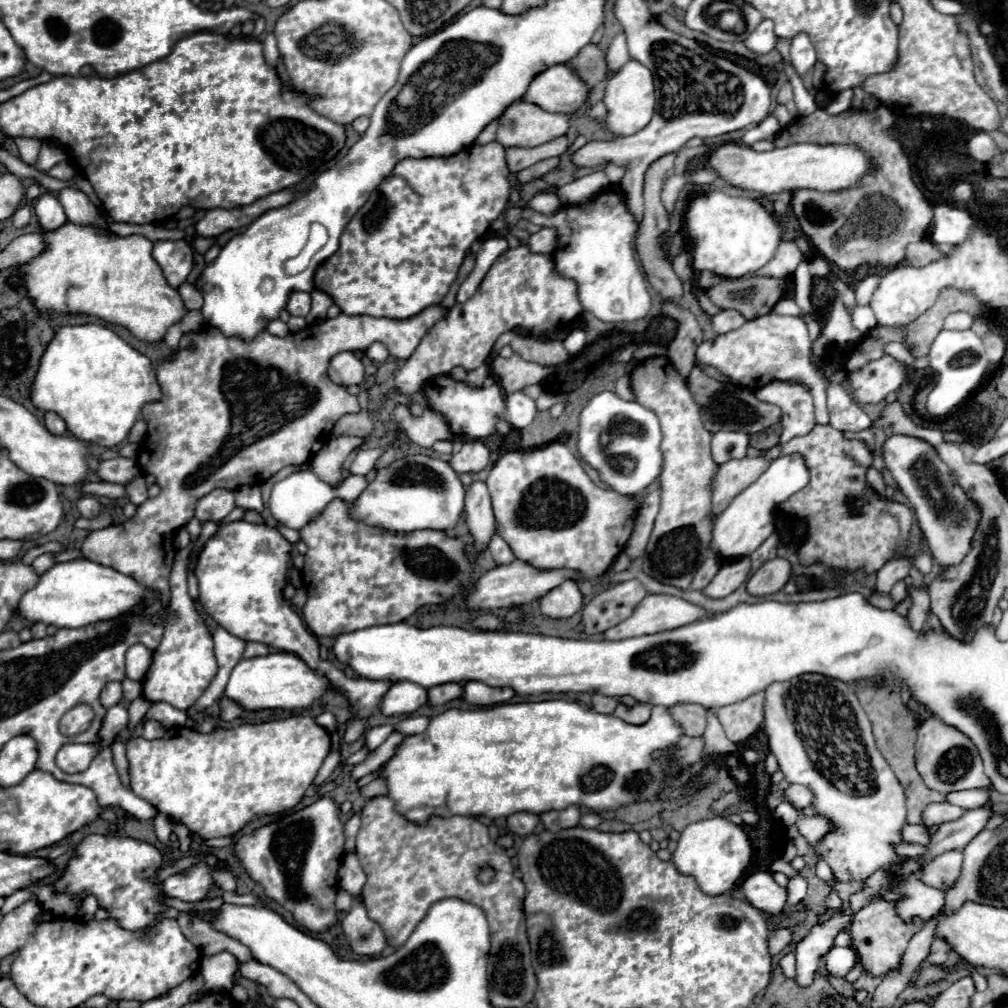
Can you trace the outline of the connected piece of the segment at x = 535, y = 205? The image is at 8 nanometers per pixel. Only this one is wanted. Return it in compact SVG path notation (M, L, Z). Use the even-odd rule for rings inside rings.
M542 193L527 203L529 208L543 214L551 214L561 206L561 202L555 193Z

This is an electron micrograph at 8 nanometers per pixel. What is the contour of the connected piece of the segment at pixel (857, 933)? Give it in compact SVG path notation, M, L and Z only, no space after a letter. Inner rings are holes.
M874 899L872 903L868 903L864 909L860 909L854 915L852 921L852 941L854 941L854 949L860 953L860 963L862 967L872 973L872 975L884 975L886 971L894 969L900 963L902 953L906 951L906 945L910 941L910 937L914 933L918 933L924 927L922 921L912 921L910 925L902 923L900 917L894 911L894 903L886 901L886 899Z

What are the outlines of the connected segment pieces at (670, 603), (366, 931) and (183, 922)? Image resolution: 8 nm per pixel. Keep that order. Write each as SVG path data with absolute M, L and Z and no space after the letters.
M648 595L640 601L636 611L628 619L624 619L624 623L610 627L604 633L604 639L628 639L648 633L660 633L688 625L706 615L708 613L702 607L692 605L680 597Z
M360 895L352 897L352 907L348 913L344 913L342 919L342 929L352 951L358 955L374 957L380 955L386 947L386 937L380 925L368 917Z
M180 913L178 925L180 925L182 933L186 935L186 939L202 951L202 955L230 951L240 963L252 959L252 953L248 951L248 947L244 947L240 941L236 941L220 931L212 931L212 927L208 927L208 923L204 923L202 919L188 919L186 913Z

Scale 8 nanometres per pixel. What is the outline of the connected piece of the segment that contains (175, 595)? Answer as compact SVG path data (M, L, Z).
M190 547L180 549L174 561L174 569L170 575L170 591L172 591L172 619L164 623L164 637L154 651L154 659L150 669L142 679L142 697L158 703L166 701L172 707L186 711L194 701L206 691L206 687L216 677L216 655L212 647L212 633L204 623L202 615L196 611L196 605L186 589L186 557Z

